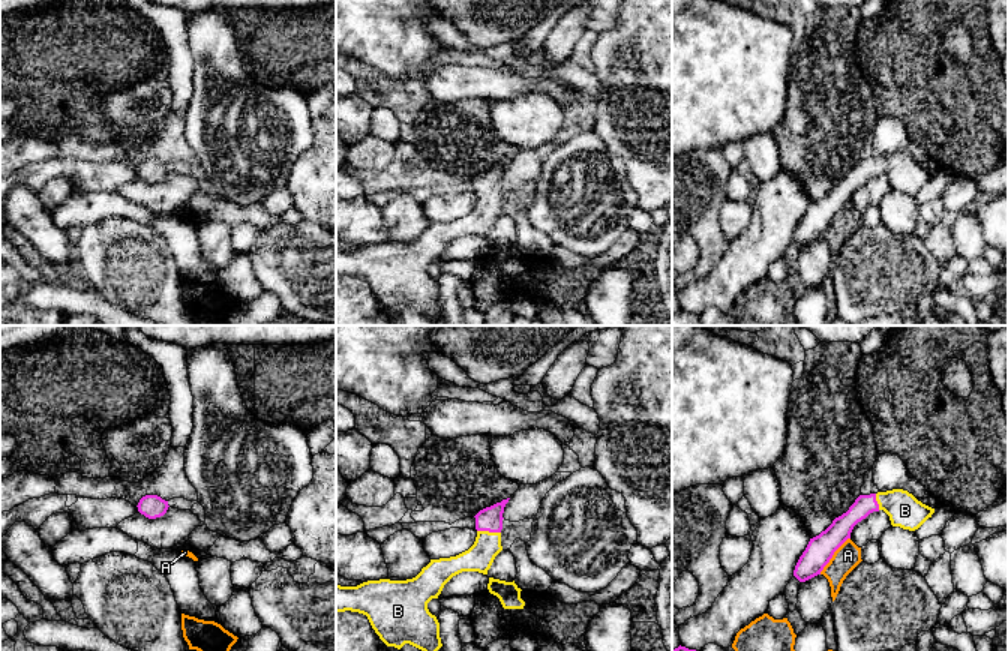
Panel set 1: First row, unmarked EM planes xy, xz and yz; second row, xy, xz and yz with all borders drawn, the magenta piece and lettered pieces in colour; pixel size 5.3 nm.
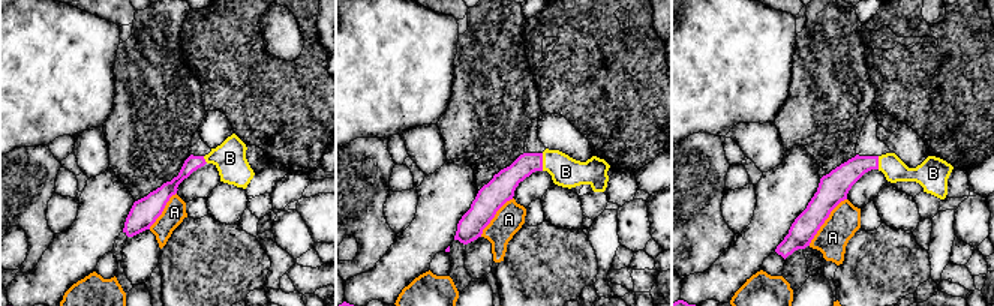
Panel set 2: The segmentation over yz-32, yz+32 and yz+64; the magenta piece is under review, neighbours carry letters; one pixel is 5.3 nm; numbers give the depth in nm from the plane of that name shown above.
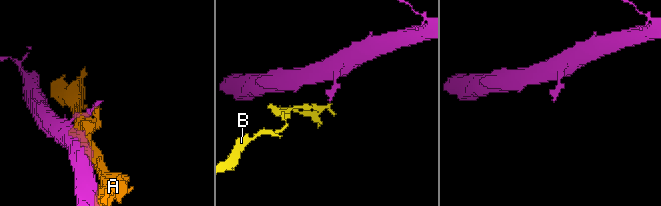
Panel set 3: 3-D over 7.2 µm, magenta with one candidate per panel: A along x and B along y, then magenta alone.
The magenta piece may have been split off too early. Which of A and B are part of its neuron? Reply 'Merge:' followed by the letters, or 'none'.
Merge: B

